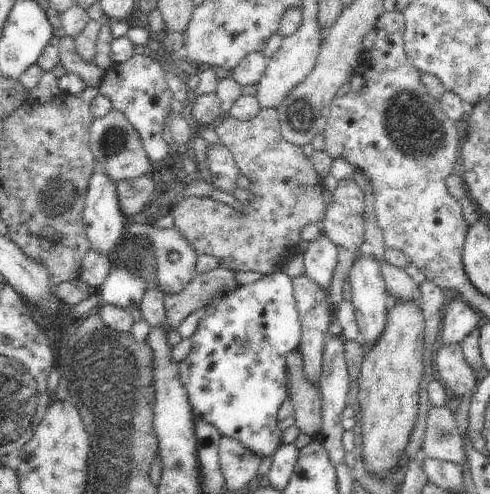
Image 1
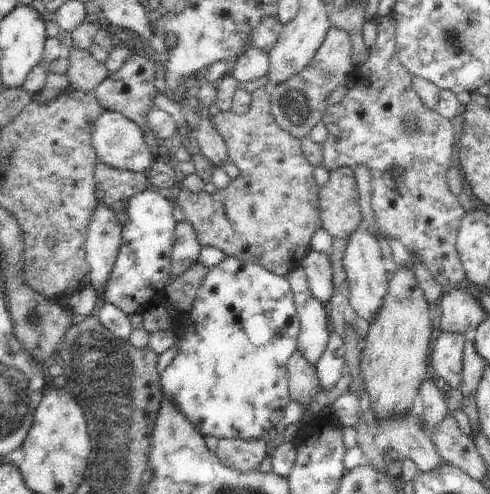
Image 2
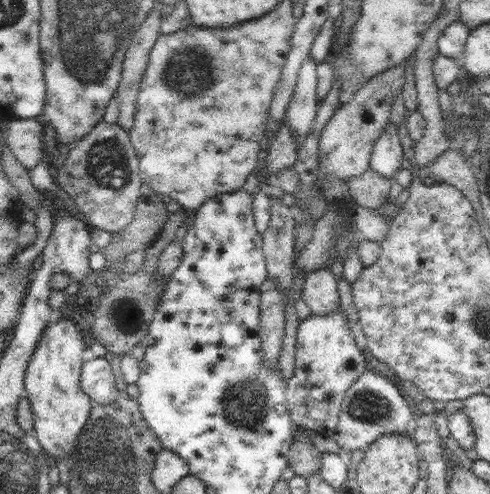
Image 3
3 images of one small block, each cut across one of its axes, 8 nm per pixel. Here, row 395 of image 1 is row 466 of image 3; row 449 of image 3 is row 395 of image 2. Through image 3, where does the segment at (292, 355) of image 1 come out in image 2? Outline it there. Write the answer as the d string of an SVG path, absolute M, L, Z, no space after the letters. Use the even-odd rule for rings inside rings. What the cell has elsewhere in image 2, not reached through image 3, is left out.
M293 352L293 356L287 360L287 376L289 376L289 398L301 404L311 404L315 394L321 390L319 378L315 374L315 366L309 366L309 362L301 356L301 352Z

